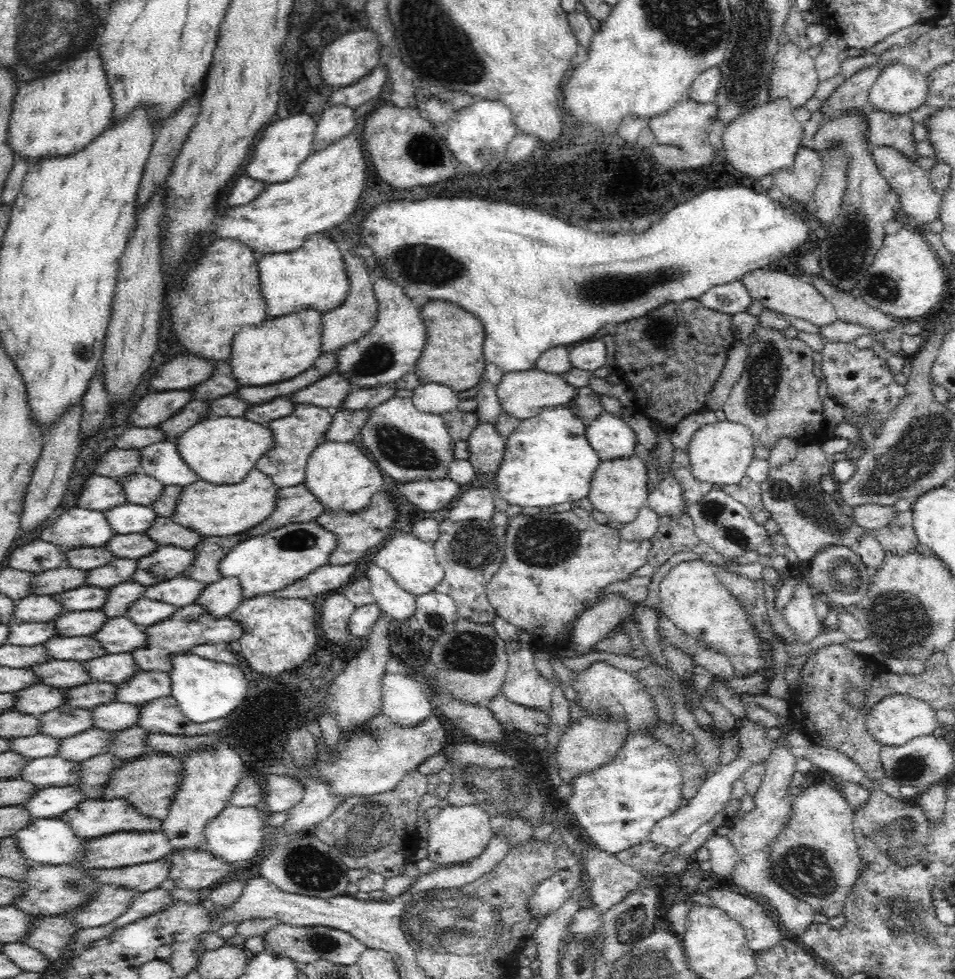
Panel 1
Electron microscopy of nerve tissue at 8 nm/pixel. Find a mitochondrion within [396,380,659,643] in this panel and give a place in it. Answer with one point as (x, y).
(542, 542)

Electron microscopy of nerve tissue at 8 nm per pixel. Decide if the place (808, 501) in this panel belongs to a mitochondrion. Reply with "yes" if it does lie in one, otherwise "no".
yes

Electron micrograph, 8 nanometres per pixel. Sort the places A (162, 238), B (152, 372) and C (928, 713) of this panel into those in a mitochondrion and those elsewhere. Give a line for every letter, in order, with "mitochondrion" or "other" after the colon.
A: other
B: other
C: other

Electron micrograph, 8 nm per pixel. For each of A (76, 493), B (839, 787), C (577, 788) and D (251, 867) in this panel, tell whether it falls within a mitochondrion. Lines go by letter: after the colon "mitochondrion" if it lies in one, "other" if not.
A: other
B: other
C: other
D: other

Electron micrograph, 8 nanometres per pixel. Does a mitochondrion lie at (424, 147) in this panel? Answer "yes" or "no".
yes

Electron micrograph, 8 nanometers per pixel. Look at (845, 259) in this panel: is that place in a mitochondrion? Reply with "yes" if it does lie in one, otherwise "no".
yes

